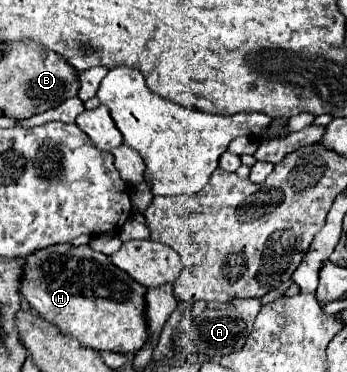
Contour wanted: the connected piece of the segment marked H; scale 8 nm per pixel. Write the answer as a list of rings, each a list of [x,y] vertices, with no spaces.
[[[56,244],[44,248],[42,252],[34,252],[26,258],[26,274],[22,278],[20,288],[22,298],[36,310],[44,320],[58,326],[62,334],[68,334],[82,342],[82,346],[92,350],[110,350],[118,354],[136,354],[148,340],[148,324],[146,324],[146,288],[116,268],[108,256],[92,250],[90,246],[70,246]]]

